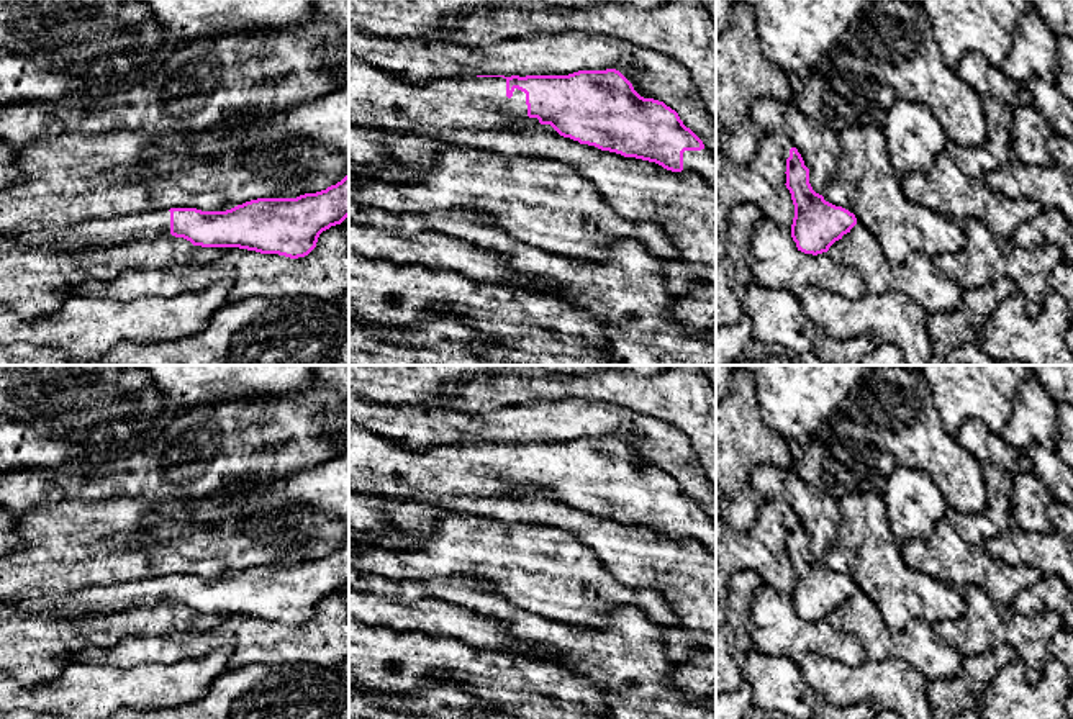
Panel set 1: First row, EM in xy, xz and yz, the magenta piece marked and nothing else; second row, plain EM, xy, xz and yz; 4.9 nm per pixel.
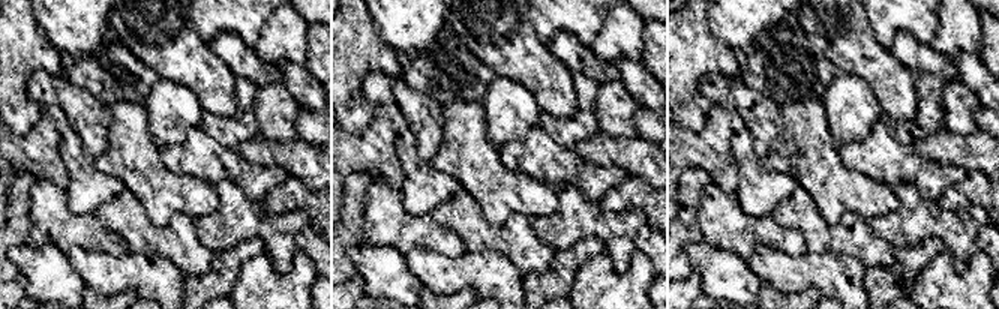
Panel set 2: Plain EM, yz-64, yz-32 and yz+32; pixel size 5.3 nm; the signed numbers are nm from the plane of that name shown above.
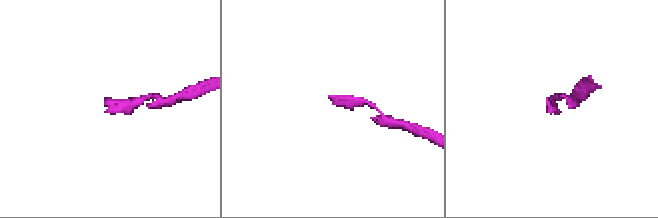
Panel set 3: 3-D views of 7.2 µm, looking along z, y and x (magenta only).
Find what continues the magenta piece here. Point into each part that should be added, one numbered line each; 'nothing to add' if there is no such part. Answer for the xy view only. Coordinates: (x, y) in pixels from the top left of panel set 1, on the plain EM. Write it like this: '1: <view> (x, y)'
1: xy (126, 595)

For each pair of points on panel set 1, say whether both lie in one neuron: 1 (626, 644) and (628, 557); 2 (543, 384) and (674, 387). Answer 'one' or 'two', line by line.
1: two
2: one

